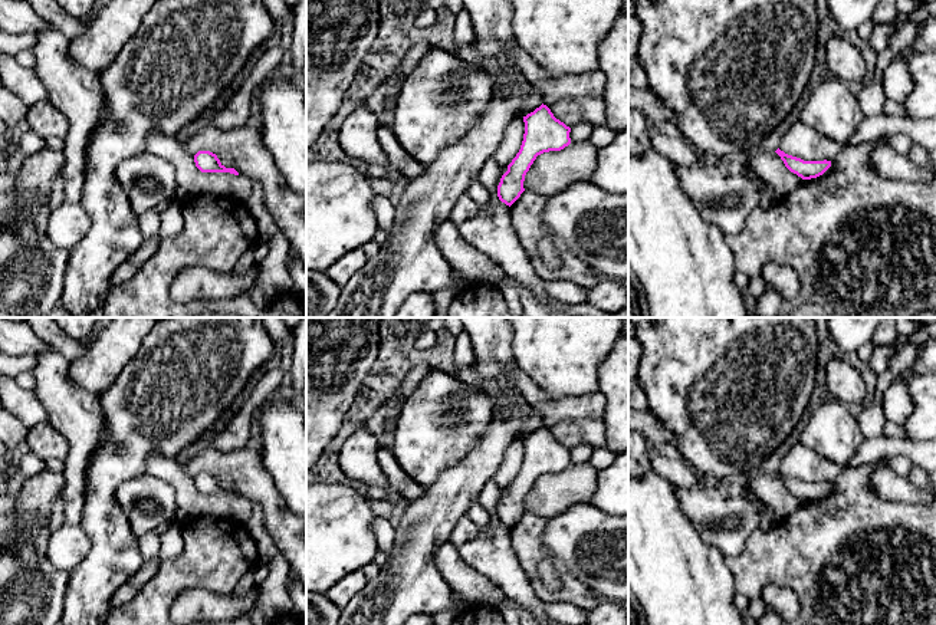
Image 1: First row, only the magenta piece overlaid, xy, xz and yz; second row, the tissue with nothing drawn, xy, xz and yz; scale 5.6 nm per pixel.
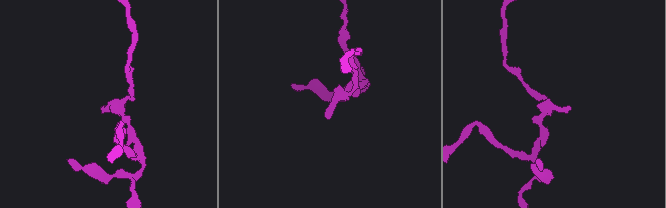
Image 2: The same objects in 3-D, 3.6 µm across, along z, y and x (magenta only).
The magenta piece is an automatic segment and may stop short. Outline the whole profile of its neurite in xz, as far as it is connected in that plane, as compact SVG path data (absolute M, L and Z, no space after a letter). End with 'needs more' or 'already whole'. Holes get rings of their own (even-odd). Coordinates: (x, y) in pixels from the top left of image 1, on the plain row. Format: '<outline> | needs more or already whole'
M546 427L523 438L525 455L519 474L508 487L497 507L497 519L512 527L525 513L523 503L538 477L561 473L571 466L571 450L556 441Z | already whole

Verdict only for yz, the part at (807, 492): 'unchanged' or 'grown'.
unchanged

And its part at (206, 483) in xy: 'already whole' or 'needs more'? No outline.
already whole

